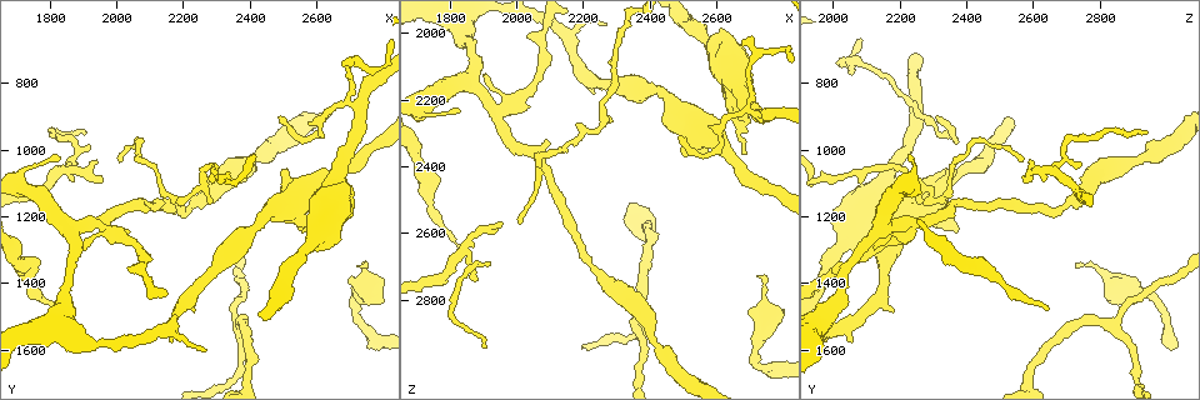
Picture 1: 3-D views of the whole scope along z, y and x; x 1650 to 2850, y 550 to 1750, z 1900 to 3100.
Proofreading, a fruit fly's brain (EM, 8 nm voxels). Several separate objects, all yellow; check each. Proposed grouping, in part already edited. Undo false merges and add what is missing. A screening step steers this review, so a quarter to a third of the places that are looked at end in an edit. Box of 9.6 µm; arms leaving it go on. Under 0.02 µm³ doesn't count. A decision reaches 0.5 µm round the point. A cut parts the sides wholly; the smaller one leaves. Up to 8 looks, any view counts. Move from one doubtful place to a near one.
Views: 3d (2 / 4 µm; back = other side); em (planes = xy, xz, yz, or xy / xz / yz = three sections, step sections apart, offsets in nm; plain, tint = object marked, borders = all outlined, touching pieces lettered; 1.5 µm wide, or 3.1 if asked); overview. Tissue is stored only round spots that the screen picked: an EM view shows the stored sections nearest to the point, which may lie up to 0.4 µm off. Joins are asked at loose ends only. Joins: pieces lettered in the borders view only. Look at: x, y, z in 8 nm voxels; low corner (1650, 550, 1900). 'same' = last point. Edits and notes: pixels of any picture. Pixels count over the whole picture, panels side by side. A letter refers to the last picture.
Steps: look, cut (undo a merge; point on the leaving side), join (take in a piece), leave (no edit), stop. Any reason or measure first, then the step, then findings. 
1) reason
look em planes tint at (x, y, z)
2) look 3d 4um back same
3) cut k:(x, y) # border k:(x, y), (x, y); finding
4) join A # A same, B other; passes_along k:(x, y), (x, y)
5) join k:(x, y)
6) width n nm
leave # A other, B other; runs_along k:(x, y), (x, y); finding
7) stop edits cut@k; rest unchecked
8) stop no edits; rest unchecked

abrupt turn
look em planes plain at (1930, 1230, 2220)

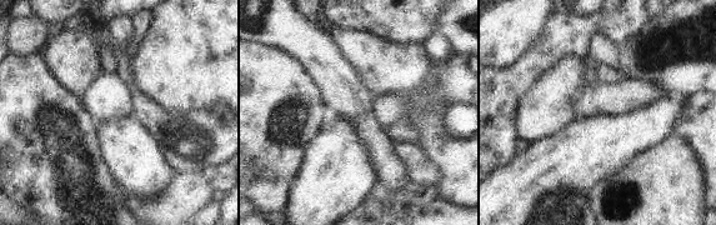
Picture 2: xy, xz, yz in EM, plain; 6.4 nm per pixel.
see the neighbours
look em planes borders same

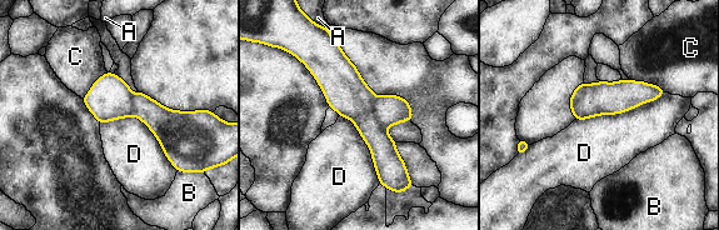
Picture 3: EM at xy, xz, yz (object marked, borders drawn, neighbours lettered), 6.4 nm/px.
width 220 nm
cut 3:(390, 109) # A other, B other, C other, D other; border 3:(375, 98), (375, 114), (382, 124); a second cell is stuck on

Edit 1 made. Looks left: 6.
tapers out
look 3d 4um at (2280, 1170, 2260)

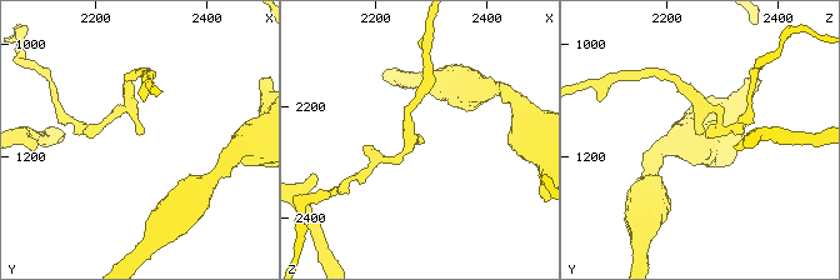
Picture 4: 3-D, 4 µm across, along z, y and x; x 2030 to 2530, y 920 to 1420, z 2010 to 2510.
look em xy step 8 borders at (2285, 1165, 2265)

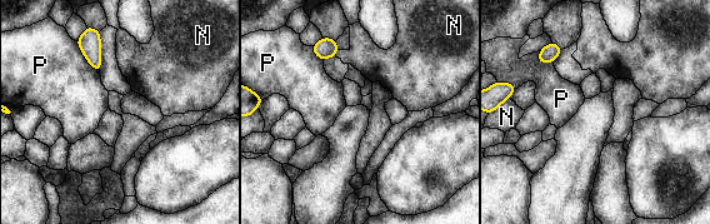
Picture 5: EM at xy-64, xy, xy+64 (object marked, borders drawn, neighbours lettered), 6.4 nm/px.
leave # N other, P other; none of them fits

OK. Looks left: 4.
stop edits cut@3; rest unchecked

